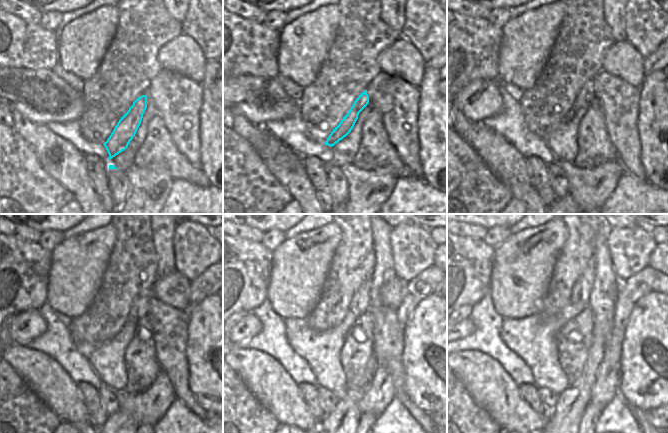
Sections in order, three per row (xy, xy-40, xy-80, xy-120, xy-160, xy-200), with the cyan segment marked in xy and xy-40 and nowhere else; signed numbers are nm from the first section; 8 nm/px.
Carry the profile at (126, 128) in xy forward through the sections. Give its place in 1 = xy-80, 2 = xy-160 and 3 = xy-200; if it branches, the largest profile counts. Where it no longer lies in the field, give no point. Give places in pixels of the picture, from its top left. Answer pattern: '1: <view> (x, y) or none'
1: xy-80 (585, 97)
2: xy-160 (359, 303)
3: xy-200 (580, 293)

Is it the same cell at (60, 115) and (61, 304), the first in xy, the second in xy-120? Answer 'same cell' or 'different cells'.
different cells

